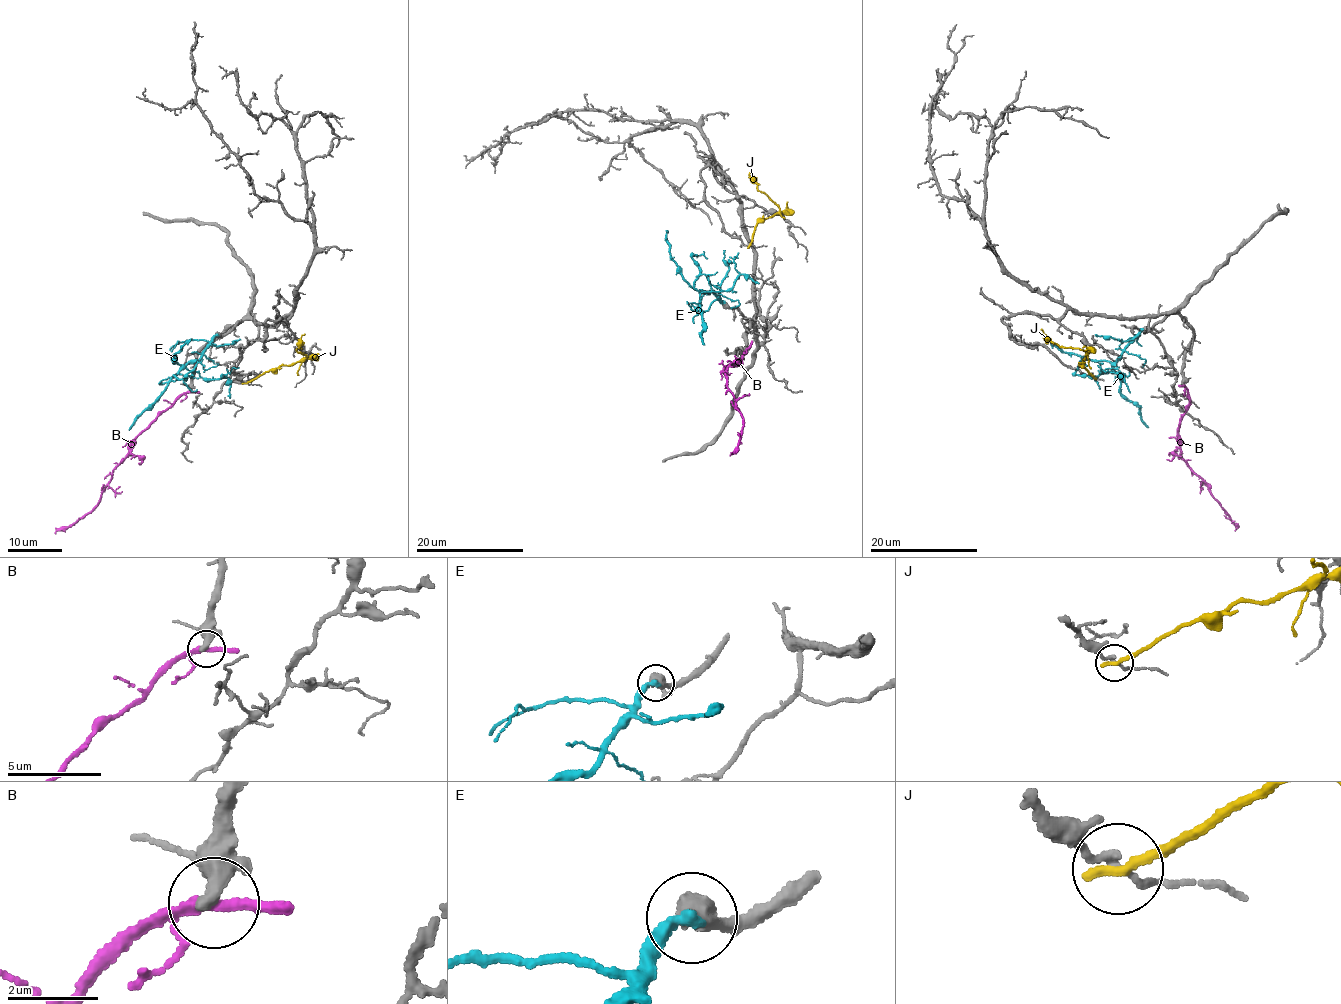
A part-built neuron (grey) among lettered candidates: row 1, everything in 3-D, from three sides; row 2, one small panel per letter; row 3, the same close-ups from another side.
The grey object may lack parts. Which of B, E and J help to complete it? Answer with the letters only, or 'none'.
E

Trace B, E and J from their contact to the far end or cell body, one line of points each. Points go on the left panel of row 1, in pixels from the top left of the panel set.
B: (190, 391), (167, 407), (130, 446), (96, 507), (54, 533)
E: (217, 334), (197, 362), (189, 361), (171, 379), (154, 404), (129, 430)
J: (245, 382), (305, 358), (297, 350), (304, 334)

